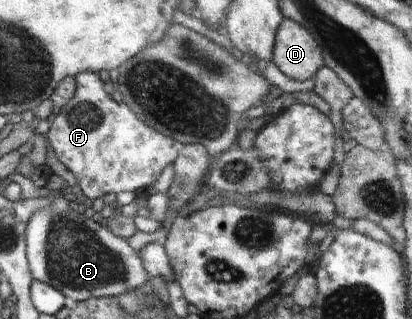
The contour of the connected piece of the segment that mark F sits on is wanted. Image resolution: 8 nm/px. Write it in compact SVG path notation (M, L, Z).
M82 72L75 76L76 91L74 97L58 111L56 119L51 123L48 140L60 163L72 172L78 182L75 191L84 199L97 200L109 193L120 192L144 194L161 175L164 168L177 159L179 148L176 141L164 133L158 133L144 124L144 121L132 112L126 103L117 103L112 95L104 90L104 81L93 72Z

